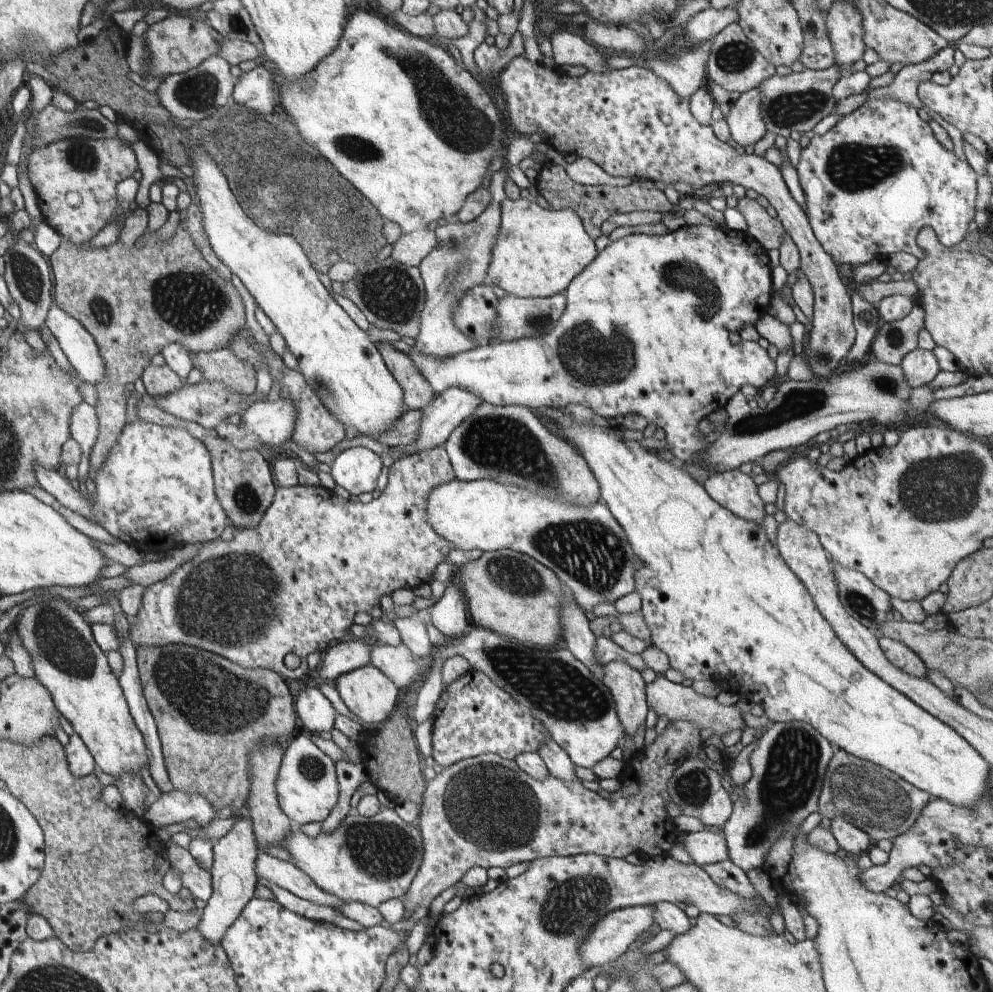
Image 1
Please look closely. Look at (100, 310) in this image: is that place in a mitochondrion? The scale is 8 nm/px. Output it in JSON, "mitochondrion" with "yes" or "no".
{"mitochondrion":"yes"}

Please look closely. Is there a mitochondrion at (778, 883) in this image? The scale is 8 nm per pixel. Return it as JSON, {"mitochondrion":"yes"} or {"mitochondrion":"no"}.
{"mitochondrion":"no"}

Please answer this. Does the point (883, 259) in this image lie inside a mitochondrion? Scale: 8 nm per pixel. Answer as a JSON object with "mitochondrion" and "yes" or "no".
{"mitochondrion":"no"}

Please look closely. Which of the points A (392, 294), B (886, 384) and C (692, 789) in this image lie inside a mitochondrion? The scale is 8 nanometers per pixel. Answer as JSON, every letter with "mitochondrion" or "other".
{"A":"mitochondrion","B":"mitochondrion","C":"mitochondrion"}

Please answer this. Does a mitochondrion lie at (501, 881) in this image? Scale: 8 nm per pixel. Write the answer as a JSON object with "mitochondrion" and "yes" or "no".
{"mitochondrion":"no"}

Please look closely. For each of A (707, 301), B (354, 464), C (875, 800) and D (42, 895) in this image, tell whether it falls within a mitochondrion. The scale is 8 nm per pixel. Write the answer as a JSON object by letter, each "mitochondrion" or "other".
{"A":"mitochondrion","B":"other","C":"mitochondrion","D":"other"}

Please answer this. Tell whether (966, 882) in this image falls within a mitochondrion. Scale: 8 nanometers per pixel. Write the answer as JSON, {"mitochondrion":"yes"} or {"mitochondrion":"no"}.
{"mitochondrion":"yes"}

